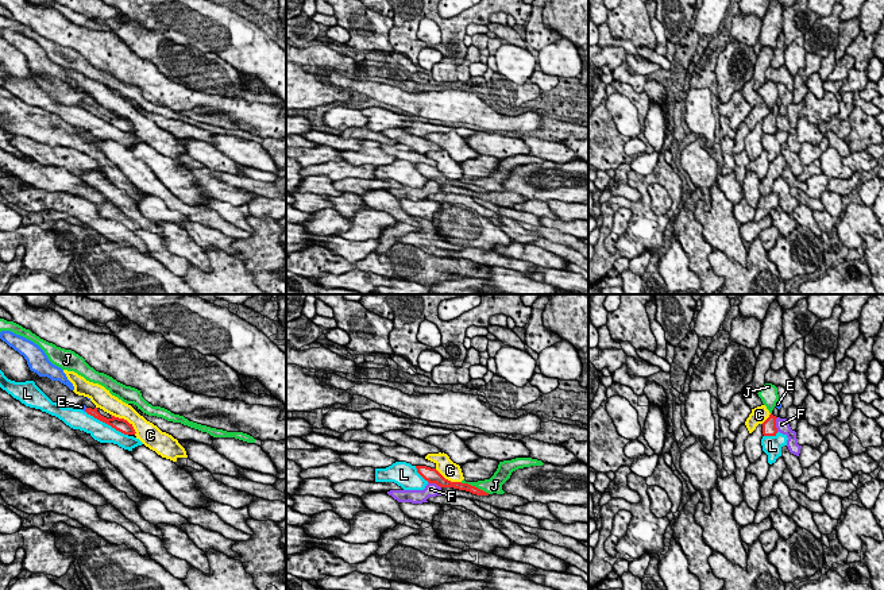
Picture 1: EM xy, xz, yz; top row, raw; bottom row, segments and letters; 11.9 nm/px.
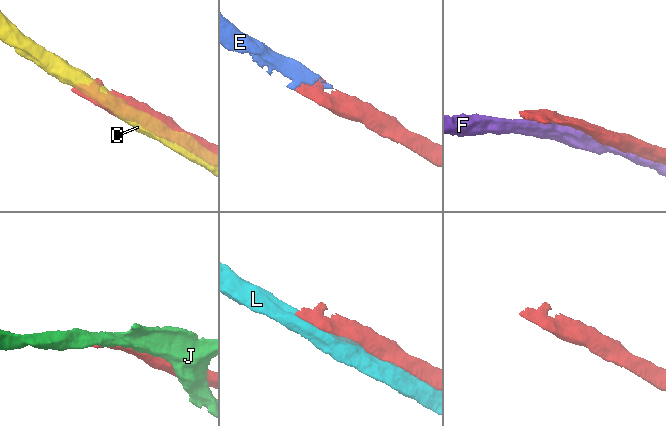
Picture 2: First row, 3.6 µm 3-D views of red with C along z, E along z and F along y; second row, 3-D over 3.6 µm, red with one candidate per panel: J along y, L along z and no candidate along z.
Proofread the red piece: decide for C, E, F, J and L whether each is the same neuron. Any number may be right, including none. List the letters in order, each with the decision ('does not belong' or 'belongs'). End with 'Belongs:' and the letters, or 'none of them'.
C: does not belong
E: belongs
F: does not belong
J: does not belong
L: does not belong
Belongs: E

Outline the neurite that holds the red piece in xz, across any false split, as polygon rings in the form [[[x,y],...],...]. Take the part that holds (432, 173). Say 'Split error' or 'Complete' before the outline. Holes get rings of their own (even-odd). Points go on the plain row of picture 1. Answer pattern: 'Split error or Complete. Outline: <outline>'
Complete. Outline: [[[416,163],[417,170],[429,181],[436,181],[440,185],[453,185],[459,188],[466,188],[476,193],[489,193],[489,190],[471,184],[468,181],[462,181],[462,180],[451,180],[445,177],[436,166],[431,166],[426,163]]]

